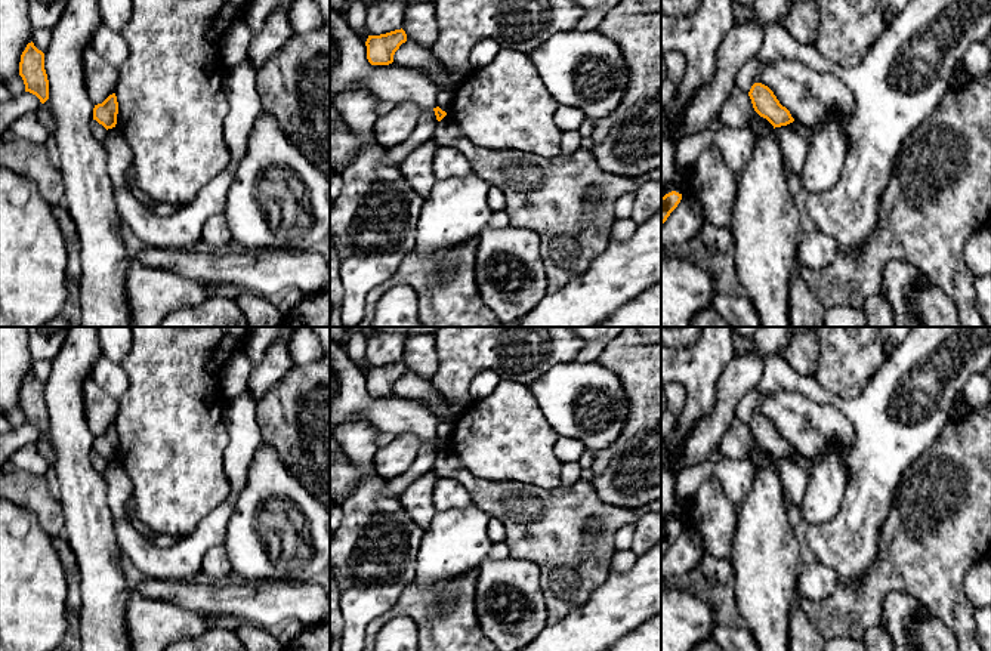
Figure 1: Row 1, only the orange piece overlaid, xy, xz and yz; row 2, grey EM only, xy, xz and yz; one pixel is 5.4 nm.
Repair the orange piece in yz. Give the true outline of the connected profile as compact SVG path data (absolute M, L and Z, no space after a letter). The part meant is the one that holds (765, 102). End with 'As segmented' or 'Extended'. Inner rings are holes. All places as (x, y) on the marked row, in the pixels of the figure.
M754 83L748 92L754 111L766 118L774 129L787 126L794 121L790 111L779 104L774 92L762 84Z. As segmented

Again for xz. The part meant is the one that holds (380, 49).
M402 28L380 36L368 36L365 41L368 62L371 65L392 64L395 52L405 41L407 34Z. As segmented

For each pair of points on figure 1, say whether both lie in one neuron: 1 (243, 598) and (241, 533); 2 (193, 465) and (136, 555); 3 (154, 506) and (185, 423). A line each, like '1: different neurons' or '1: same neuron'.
1: different neurons
2: different neurons
3: same neuron

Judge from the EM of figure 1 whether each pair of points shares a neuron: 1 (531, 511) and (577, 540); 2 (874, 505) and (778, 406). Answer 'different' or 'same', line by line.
1: same
2: different

